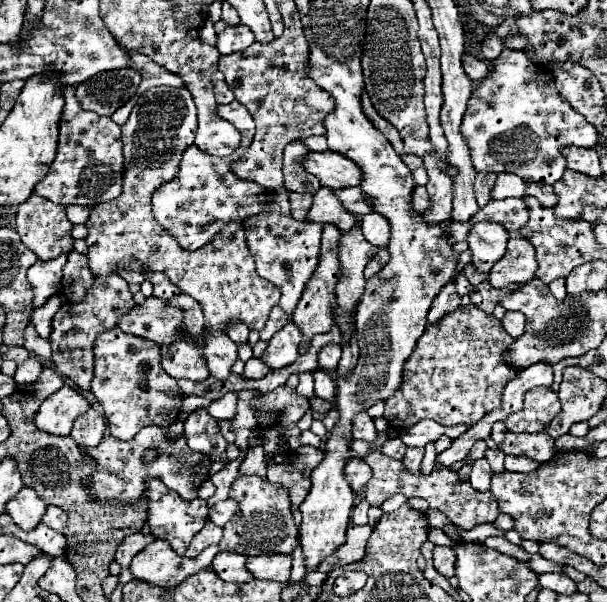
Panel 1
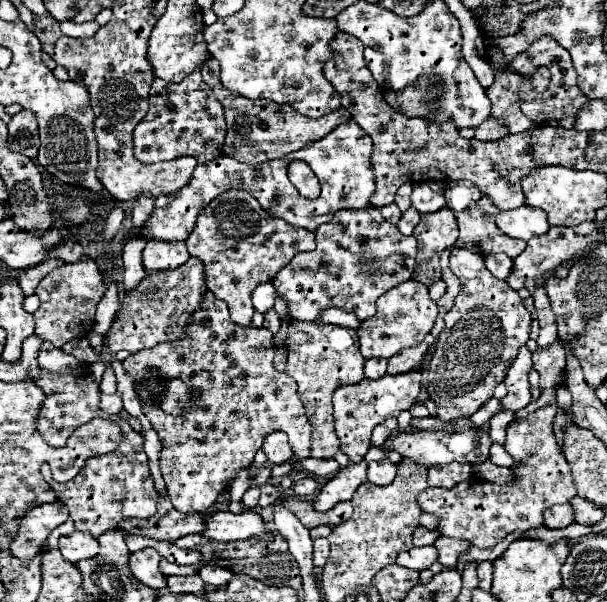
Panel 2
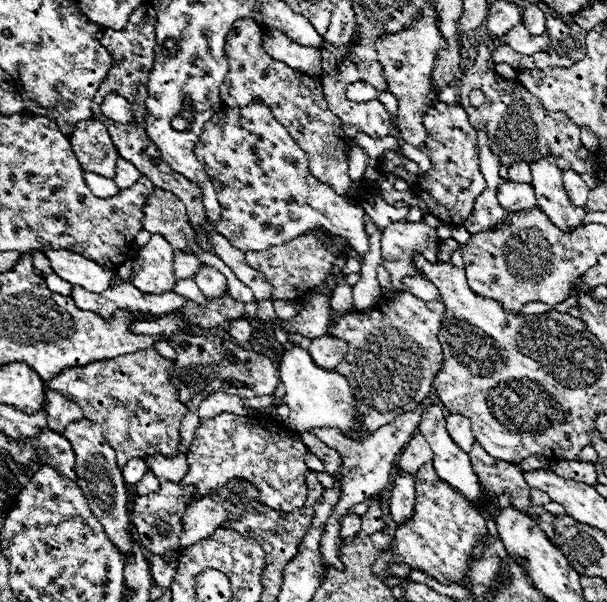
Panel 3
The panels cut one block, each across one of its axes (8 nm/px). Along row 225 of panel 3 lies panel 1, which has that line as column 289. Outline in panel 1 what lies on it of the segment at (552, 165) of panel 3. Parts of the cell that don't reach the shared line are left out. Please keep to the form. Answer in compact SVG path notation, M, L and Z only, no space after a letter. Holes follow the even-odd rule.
M260 554L254 558L248 558L246 568L260 578L260 580L276 580L276 582L290 582L290 570L292 570L292 556L290 554Z

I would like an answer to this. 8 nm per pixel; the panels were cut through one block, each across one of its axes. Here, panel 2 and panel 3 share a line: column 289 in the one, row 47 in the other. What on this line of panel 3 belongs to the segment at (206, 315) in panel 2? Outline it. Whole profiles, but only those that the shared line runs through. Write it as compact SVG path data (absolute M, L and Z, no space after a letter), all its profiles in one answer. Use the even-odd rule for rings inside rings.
M424 8L418 12L418 18L414 20L414 26L404 28L396 34L382 34L380 40L376 40L378 58L384 68L384 78L388 82L388 92L398 98L398 126L400 134L406 142L420 148L426 138L426 130L422 124L422 116L426 110L426 104L430 100L430 74L434 68L436 48L442 46L442 38L438 34L436 26L436 10Z

